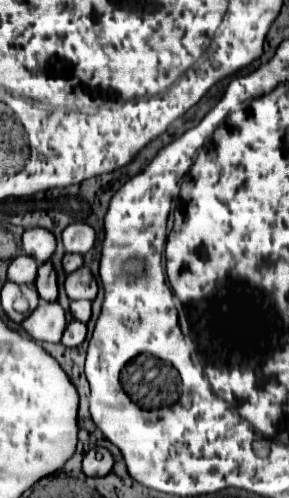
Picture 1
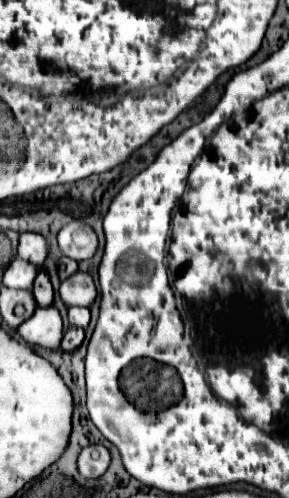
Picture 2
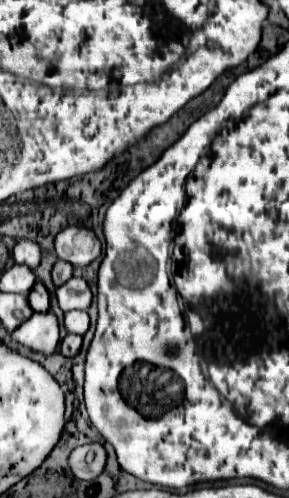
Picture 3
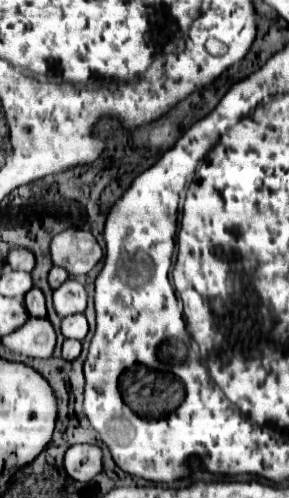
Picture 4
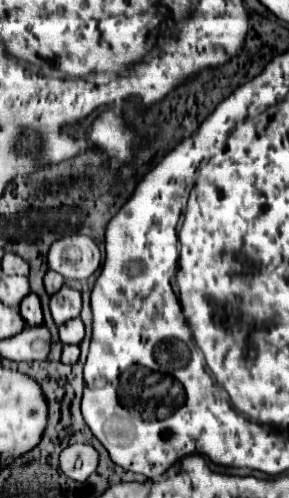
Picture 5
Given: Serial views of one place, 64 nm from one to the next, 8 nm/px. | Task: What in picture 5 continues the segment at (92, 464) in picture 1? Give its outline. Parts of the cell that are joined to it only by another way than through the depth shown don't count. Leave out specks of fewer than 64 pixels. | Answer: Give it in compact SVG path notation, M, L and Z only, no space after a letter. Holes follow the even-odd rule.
M70 444L60 454L60 470L78 482L86 482L98 468L98 452L90 444Z

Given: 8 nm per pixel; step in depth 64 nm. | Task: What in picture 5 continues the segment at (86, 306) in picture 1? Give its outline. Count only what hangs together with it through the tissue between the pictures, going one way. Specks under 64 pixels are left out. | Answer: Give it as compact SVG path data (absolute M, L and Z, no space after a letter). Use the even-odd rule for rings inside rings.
M72 318L60 324L60 340L64 344L80 344L84 338L84 324L80 318Z

